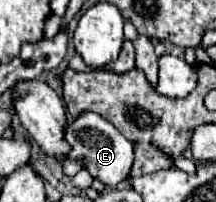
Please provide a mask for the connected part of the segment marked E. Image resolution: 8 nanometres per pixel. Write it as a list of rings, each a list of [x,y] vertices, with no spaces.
[[[80,113],[72,119],[64,129],[64,139],[70,143],[68,159],[82,161],[82,167],[90,171],[90,175],[104,185],[118,185],[124,177],[130,175],[134,163],[134,143],[130,143],[112,123],[96,113]]]

